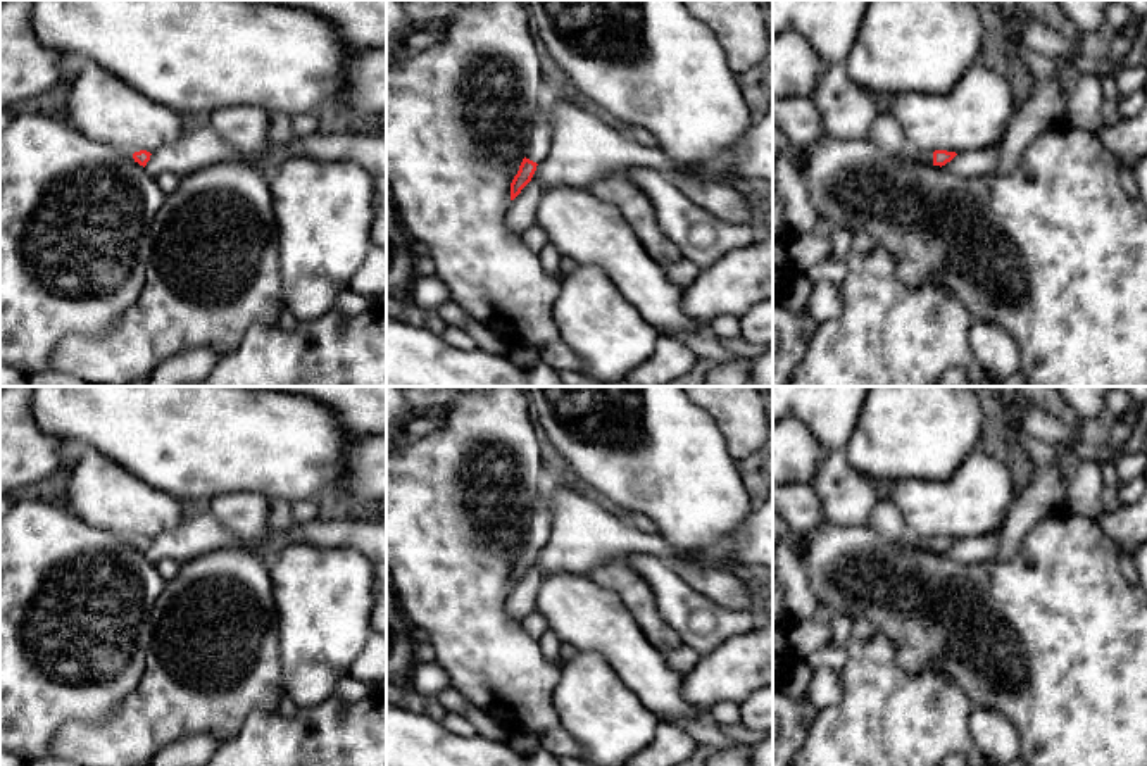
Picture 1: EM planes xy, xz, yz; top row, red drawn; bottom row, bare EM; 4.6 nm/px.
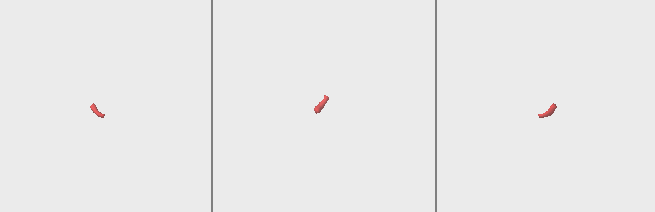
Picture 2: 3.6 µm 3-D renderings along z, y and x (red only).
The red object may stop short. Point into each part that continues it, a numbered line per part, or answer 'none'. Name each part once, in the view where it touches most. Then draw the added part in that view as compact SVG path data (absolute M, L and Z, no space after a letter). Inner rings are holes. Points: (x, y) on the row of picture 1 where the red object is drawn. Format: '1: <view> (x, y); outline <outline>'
1: xz (540, 142); outline M545 114L540 121L535 122L526 159L540 164L550 152L552 147L552 124Z

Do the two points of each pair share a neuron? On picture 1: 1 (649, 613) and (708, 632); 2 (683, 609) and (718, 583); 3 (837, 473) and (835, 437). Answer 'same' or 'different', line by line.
1: different
2: different
3: different

